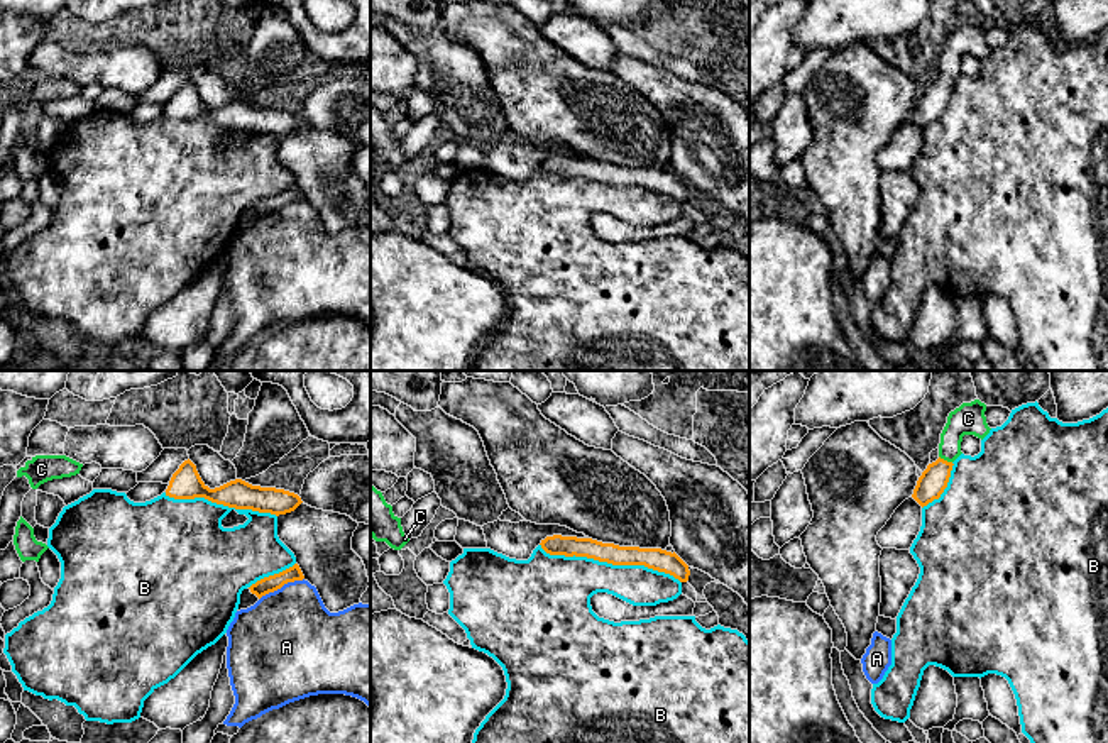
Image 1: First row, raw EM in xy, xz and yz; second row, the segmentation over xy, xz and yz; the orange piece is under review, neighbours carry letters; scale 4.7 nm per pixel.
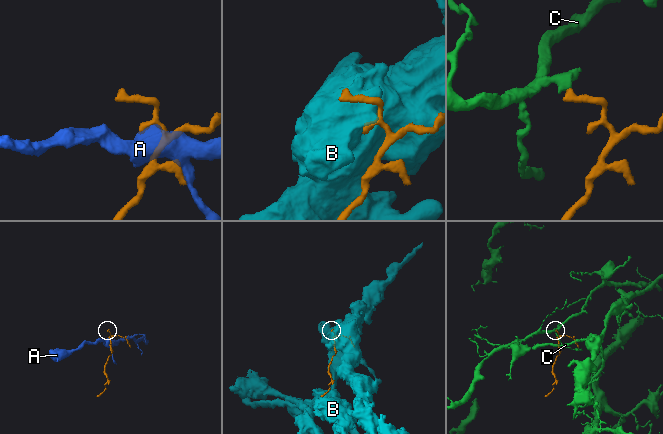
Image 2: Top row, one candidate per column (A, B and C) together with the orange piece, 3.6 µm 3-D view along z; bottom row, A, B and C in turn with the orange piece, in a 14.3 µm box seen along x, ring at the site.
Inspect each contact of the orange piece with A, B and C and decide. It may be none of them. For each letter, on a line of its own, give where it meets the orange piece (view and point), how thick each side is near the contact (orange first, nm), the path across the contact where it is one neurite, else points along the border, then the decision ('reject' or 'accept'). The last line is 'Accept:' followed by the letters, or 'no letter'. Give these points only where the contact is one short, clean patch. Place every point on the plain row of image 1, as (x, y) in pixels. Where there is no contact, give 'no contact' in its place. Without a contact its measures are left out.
A: meets orange in xy at (281, 207); 80 nm thick on the orange side, 460 nm on the other; reject
B: meets orange in xz at (609, 183); 110 nm thick on the orange side, 280 nm on the other; reject
C: meets orange in yz at (946, 82); 140 nm thick on the orange side, 150 nm on the other; runs through yz (931, 105), (946, 82), (951, 56), (968, 39); accept
Accept: C

